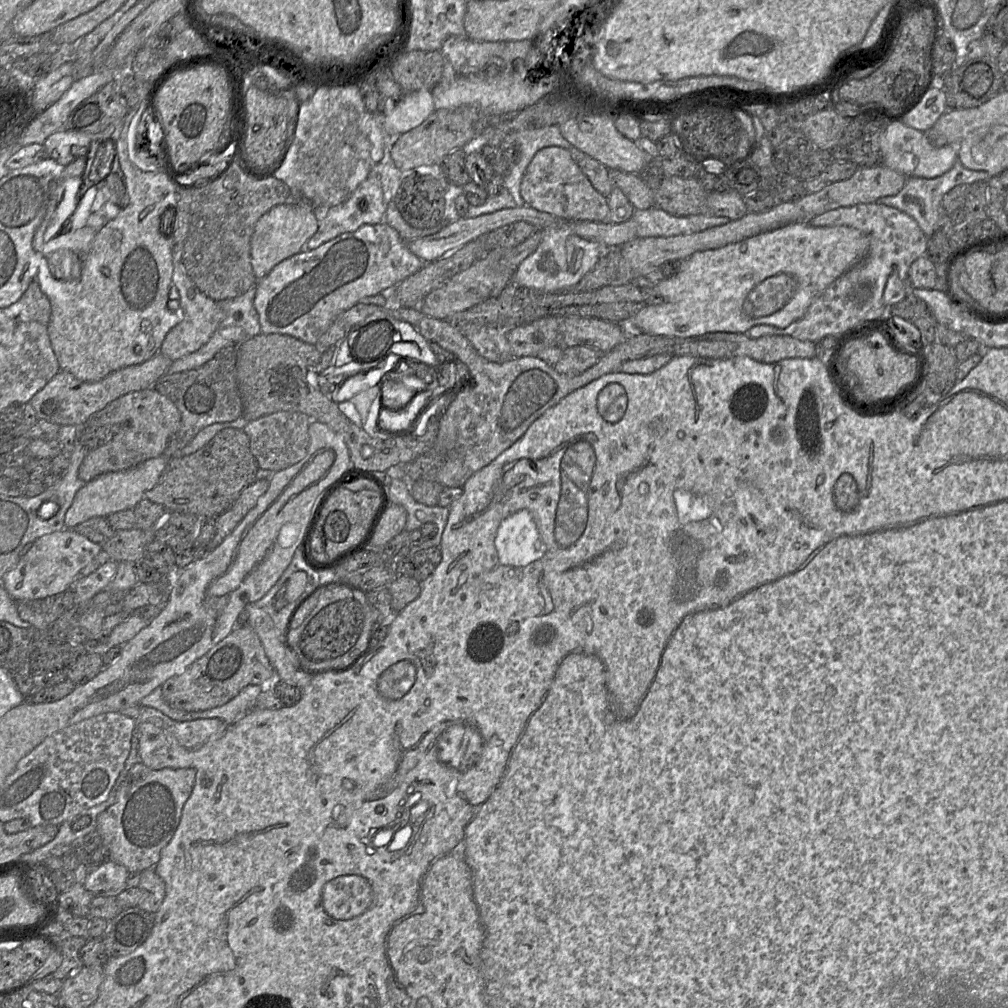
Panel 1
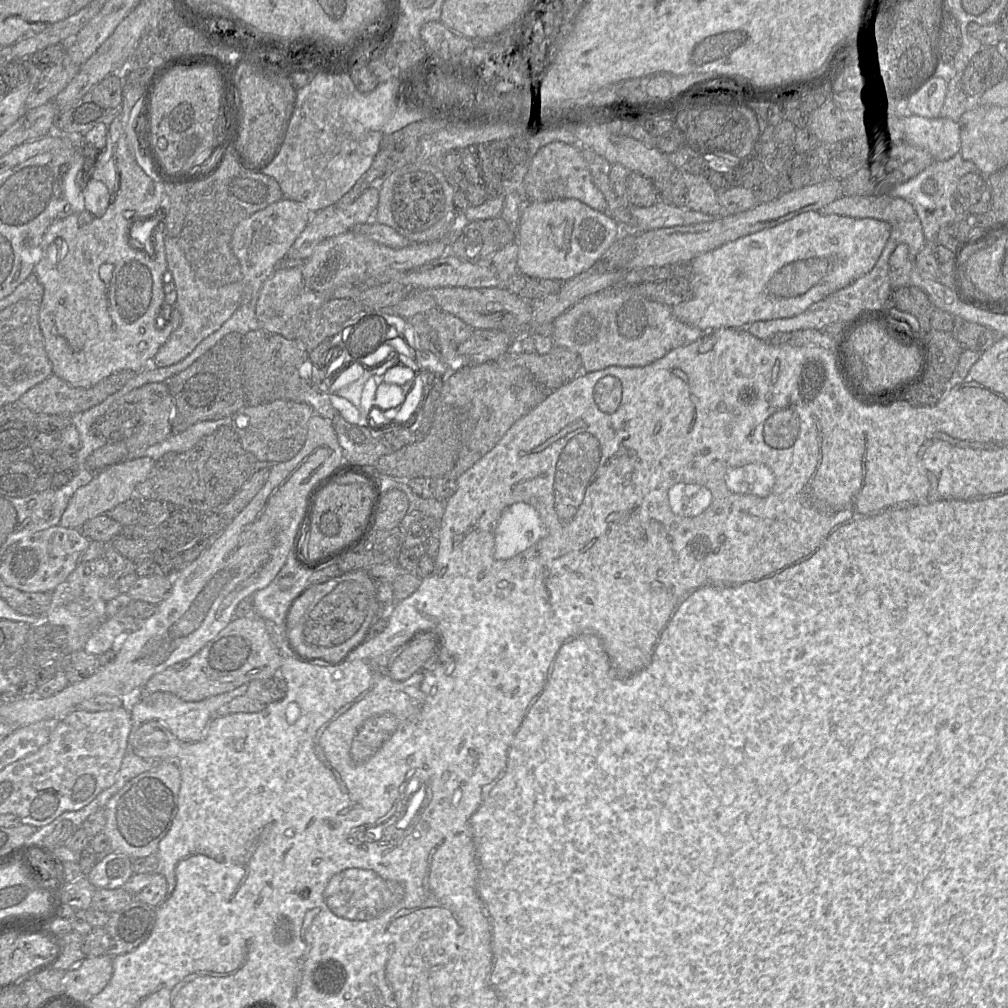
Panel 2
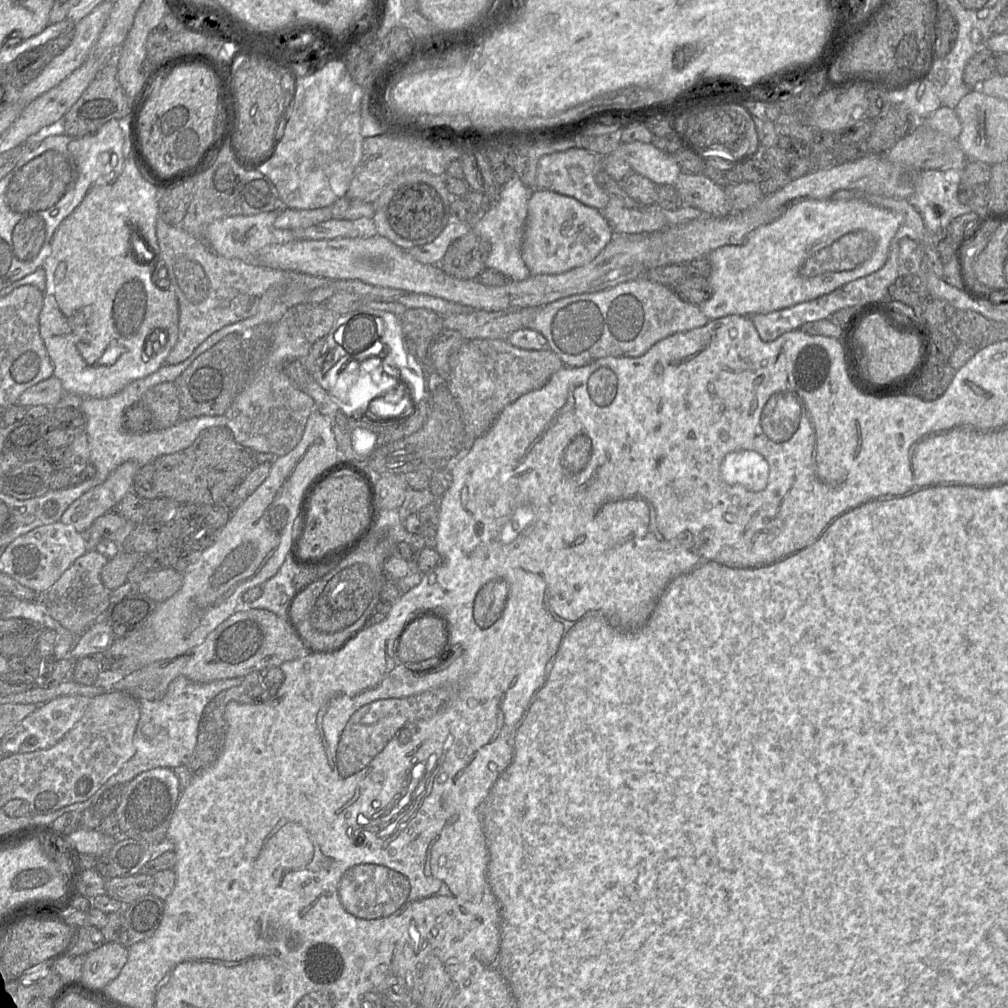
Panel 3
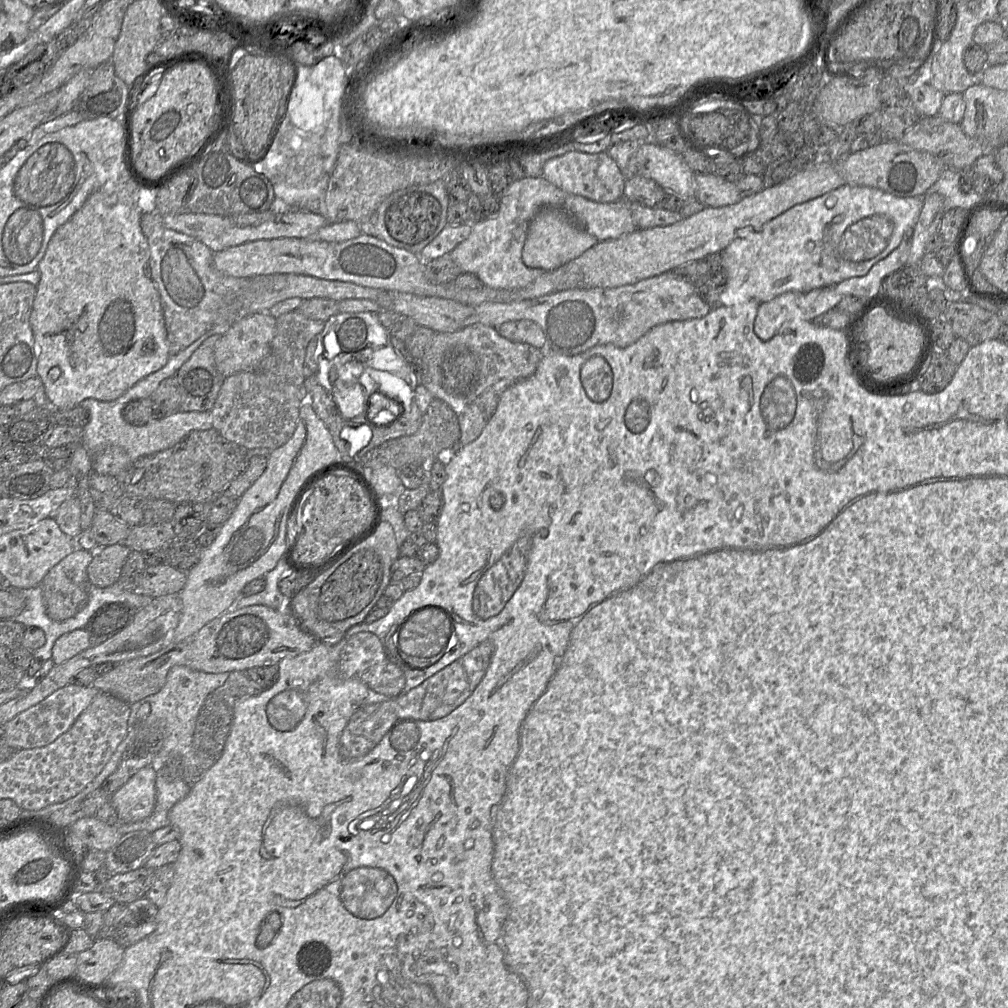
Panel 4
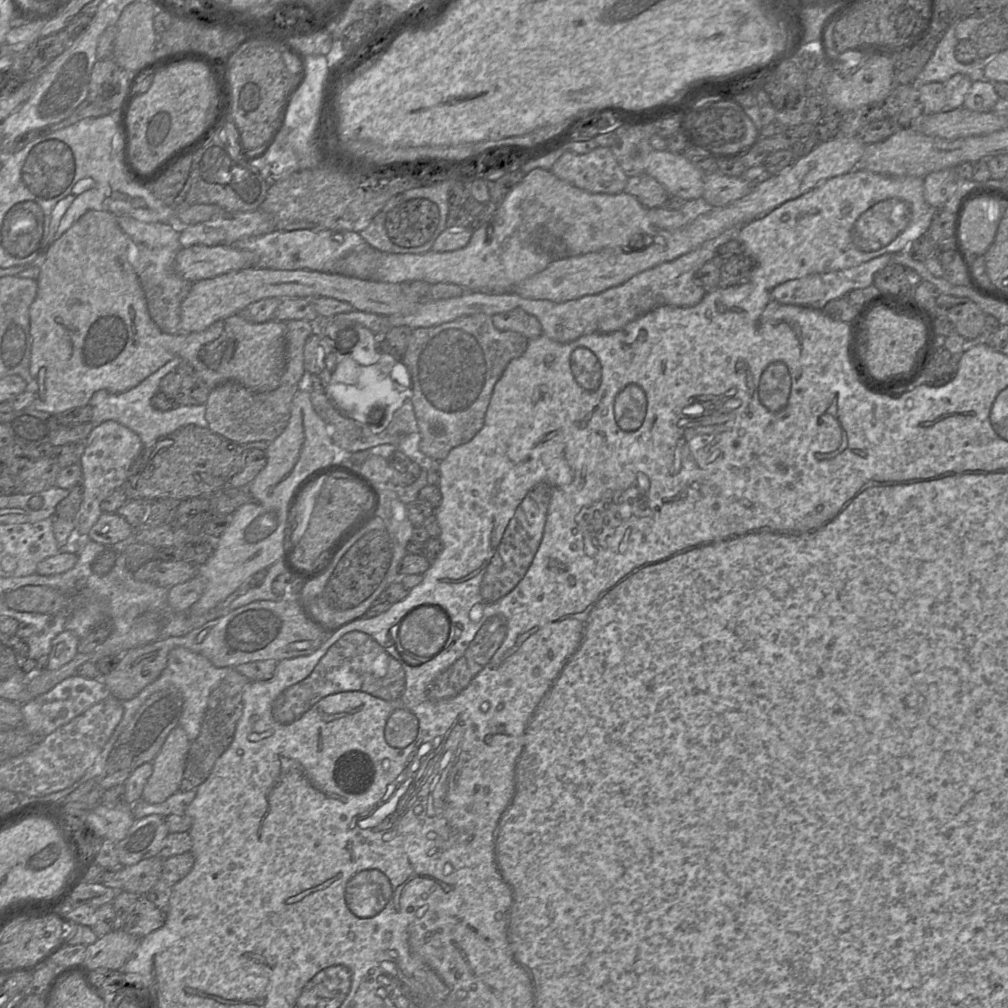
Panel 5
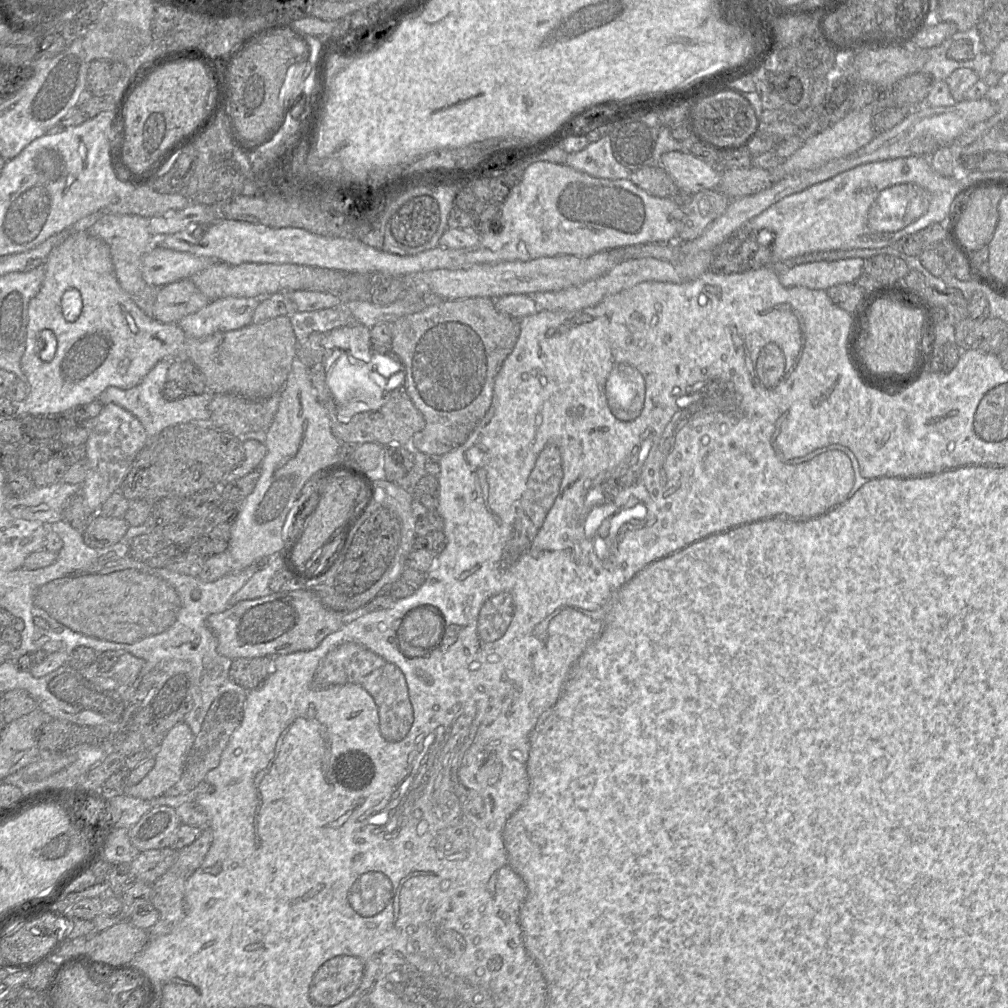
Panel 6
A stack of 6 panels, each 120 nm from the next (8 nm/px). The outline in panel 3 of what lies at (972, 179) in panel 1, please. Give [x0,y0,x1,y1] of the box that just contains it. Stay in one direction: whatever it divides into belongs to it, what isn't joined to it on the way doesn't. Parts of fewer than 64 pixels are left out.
[908,169,972,234]

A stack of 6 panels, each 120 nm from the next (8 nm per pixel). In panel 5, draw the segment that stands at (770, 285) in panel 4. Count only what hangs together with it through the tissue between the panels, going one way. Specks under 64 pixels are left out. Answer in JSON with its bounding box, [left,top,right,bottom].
[735,167,937,290]

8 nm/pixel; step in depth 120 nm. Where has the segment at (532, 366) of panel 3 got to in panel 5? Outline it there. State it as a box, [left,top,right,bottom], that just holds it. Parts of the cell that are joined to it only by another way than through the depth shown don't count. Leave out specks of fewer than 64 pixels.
[402,314,528,461]

